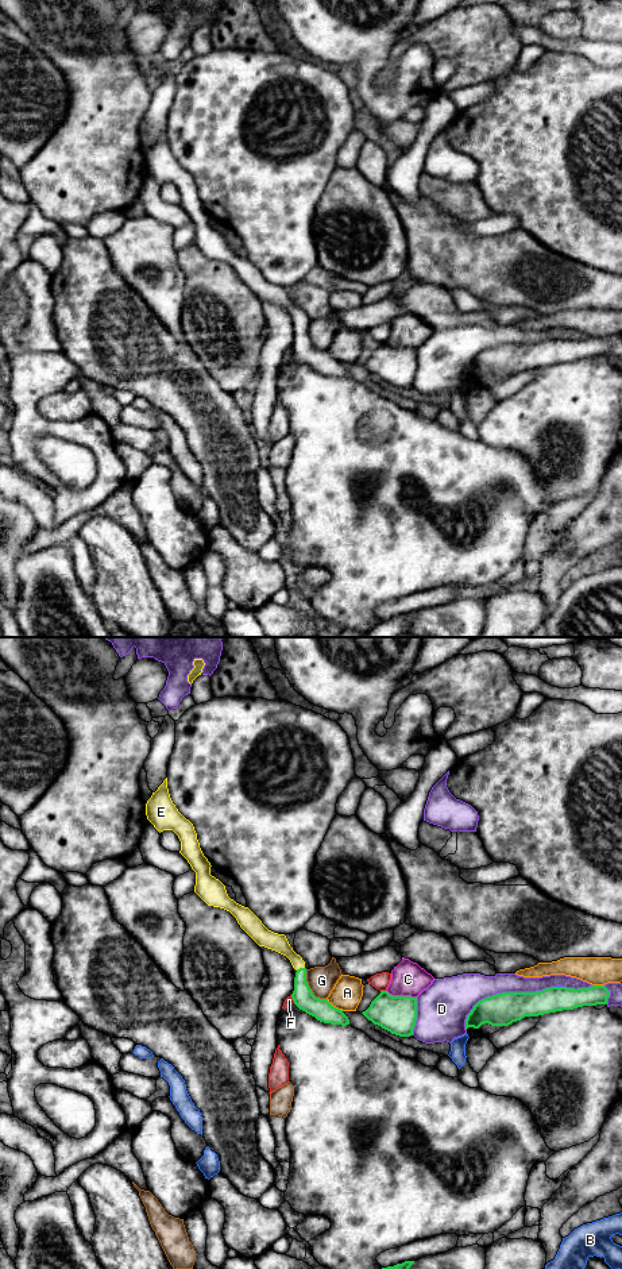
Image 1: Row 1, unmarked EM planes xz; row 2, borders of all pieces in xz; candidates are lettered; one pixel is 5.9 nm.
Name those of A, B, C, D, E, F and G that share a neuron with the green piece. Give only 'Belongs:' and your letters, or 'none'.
Belongs: E

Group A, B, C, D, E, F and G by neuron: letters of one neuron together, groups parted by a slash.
A / B / C / D / E / F / G

